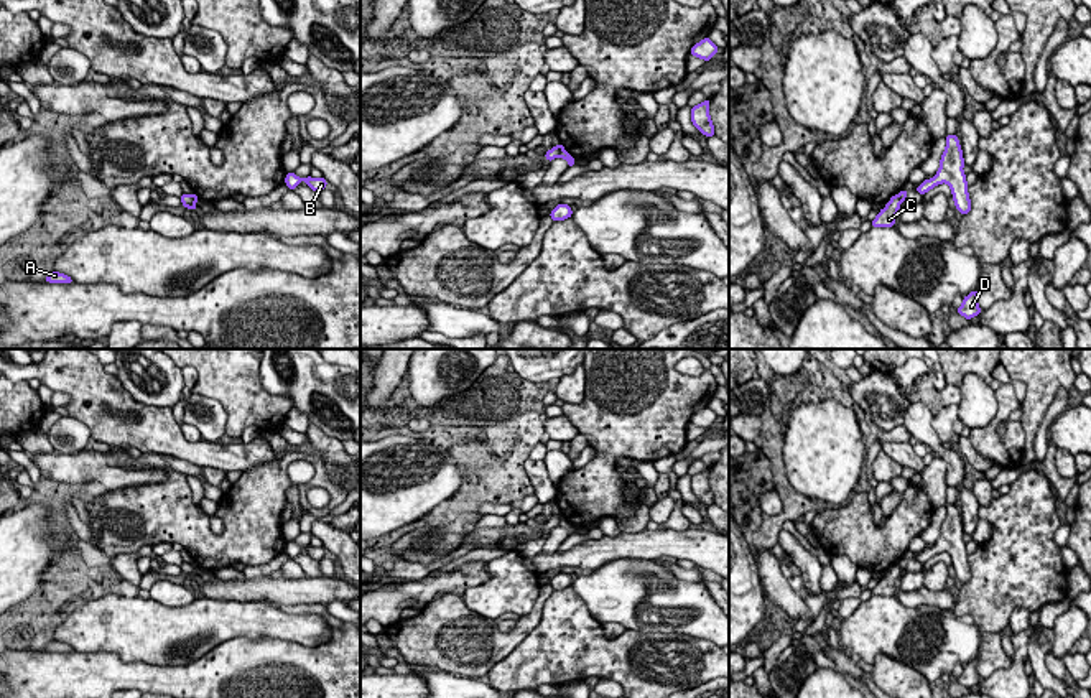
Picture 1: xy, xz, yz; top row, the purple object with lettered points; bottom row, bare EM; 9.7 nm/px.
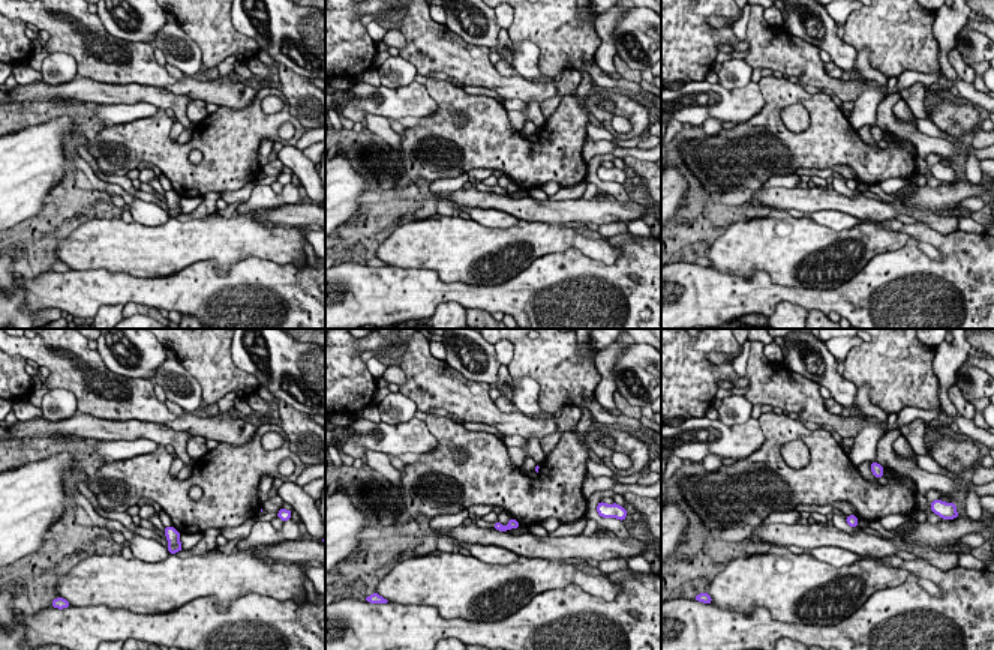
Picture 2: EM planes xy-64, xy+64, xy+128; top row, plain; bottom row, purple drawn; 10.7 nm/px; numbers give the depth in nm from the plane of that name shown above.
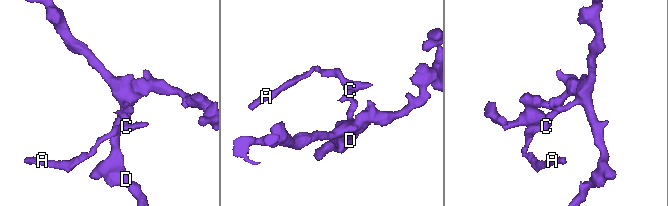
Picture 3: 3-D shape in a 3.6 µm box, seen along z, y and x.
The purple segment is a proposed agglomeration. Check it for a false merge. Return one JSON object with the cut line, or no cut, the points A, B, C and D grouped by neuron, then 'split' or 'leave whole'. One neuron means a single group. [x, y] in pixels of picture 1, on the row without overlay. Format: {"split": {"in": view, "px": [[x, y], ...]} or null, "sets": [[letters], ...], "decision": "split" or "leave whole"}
{"split": {"in": "xz", "px": [[563, 517], [558, 524]]}, "sets": [["A", "C"], ["B", "D"]], "decision": "split"}

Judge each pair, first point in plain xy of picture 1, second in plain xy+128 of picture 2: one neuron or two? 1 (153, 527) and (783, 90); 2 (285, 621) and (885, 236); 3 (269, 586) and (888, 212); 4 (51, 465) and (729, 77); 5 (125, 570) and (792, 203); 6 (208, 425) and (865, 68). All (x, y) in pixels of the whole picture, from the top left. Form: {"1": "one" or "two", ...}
{"1": "one", "2": "one", "3": "one", "4": "two", "5": "two", "6": "one"}

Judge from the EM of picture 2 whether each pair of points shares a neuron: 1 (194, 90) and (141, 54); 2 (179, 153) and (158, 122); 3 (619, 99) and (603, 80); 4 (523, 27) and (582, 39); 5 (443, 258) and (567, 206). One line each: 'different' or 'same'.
1: same
2: same
3: different
4: same
5: different

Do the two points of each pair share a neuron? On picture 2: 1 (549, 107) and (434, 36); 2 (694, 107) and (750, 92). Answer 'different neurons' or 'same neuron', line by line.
1: different neurons
2: same neuron

